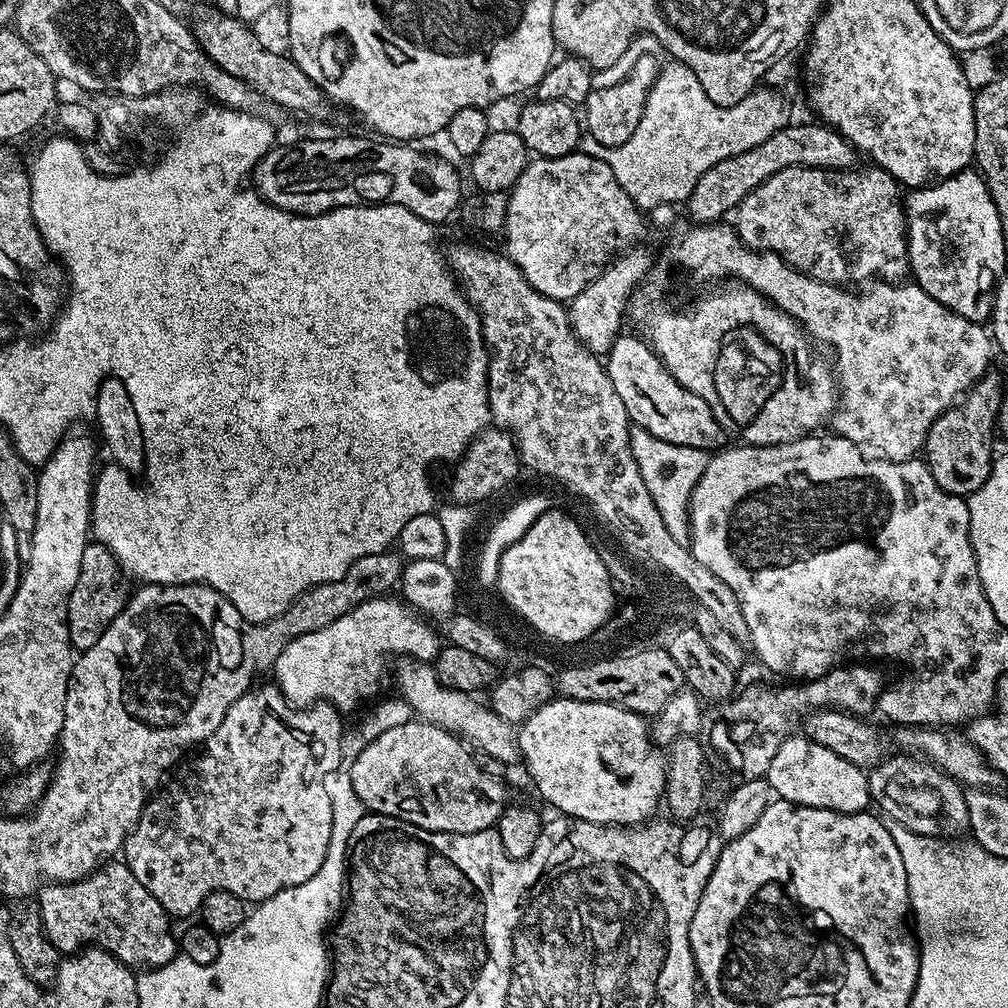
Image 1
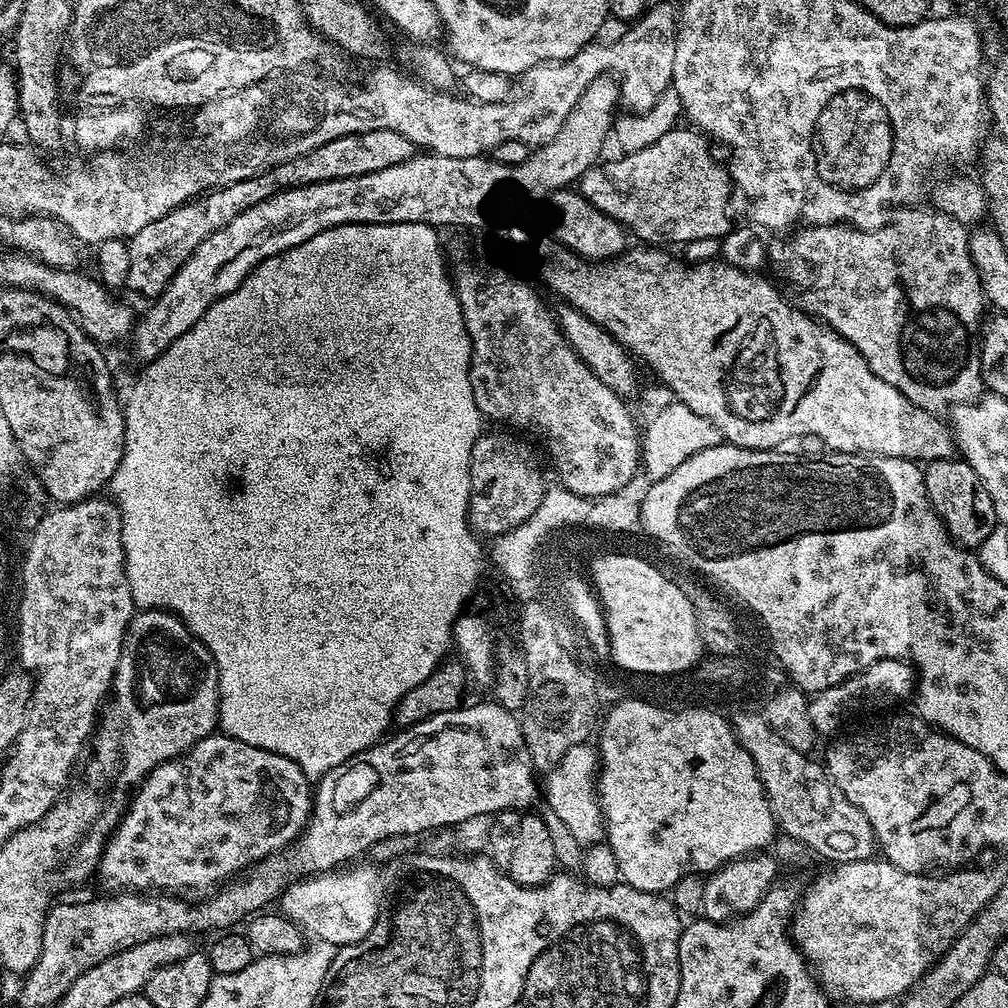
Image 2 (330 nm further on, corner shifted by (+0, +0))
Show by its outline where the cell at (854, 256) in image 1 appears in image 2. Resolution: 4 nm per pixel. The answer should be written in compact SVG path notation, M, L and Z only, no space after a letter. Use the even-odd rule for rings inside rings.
M900 206L895 209L896 212L892 216L892 221L889 224L884 224L881 228L876 228L873 232L863 232L860 228L852 228L856 226L849 226L847 223L841 222L838 224L810 224L807 226L800 226L795 229L791 234L785 235L788 236L785 240L768 240L766 244L766 258L770 263L770 268L777 272L782 279L785 280L788 284L793 284L796 288L801 288L802 291L808 292L808 296L812 299L812 308L811 311L815 313L817 317L823 323L827 324L829 328L833 328L843 340L850 342L855 346L857 350L862 354L862 358L866 358L866 362L870 366L870 370L874 370L874 374L878 374L878 378L882 378L882 382L890 382L890 386L894 386L894 390L898 390L906 398L910 398L910 402L914 402L919 408L924 408L926 411L936 414L941 410L939 408L947 409L953 404L962 404L965 402L972 402L981 395L982 392L982 377L980 374L980 358L978 355L978 333L982 328L982 317L985 315L984 308L986 309L986 297L984 294L984 289L980 283L980 275L976 273L976 267L972 261L972 254L970 252L970 232L965 225L959 224L958 221L952 216L948 216L945 212L937 212L935 210L929 210L927 207L916 208L917 206Z

